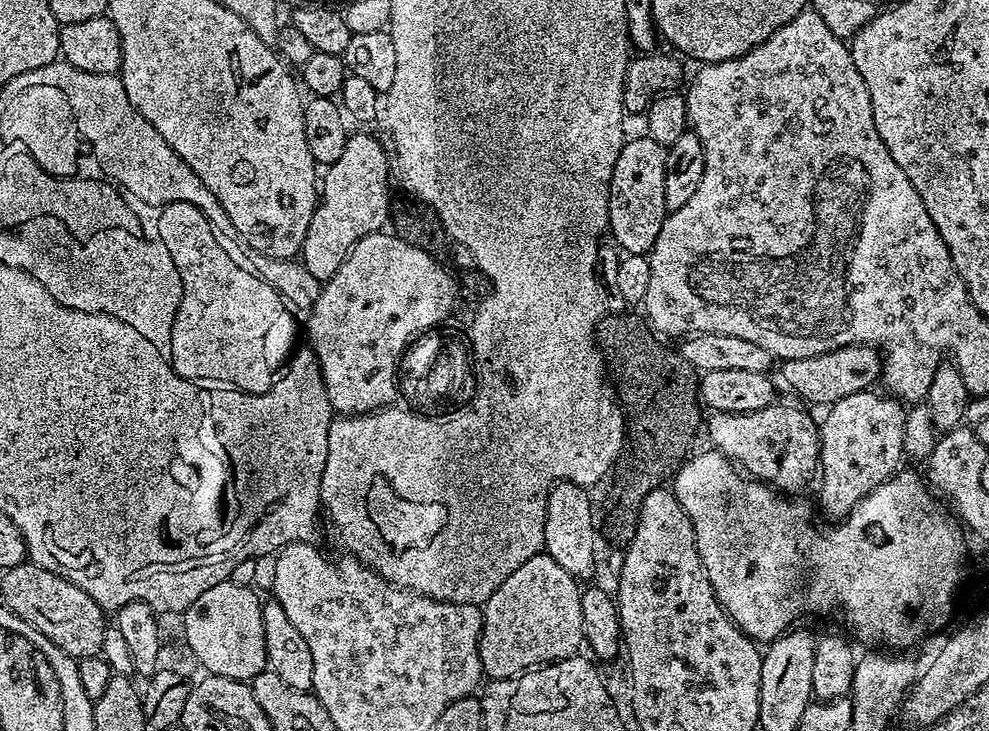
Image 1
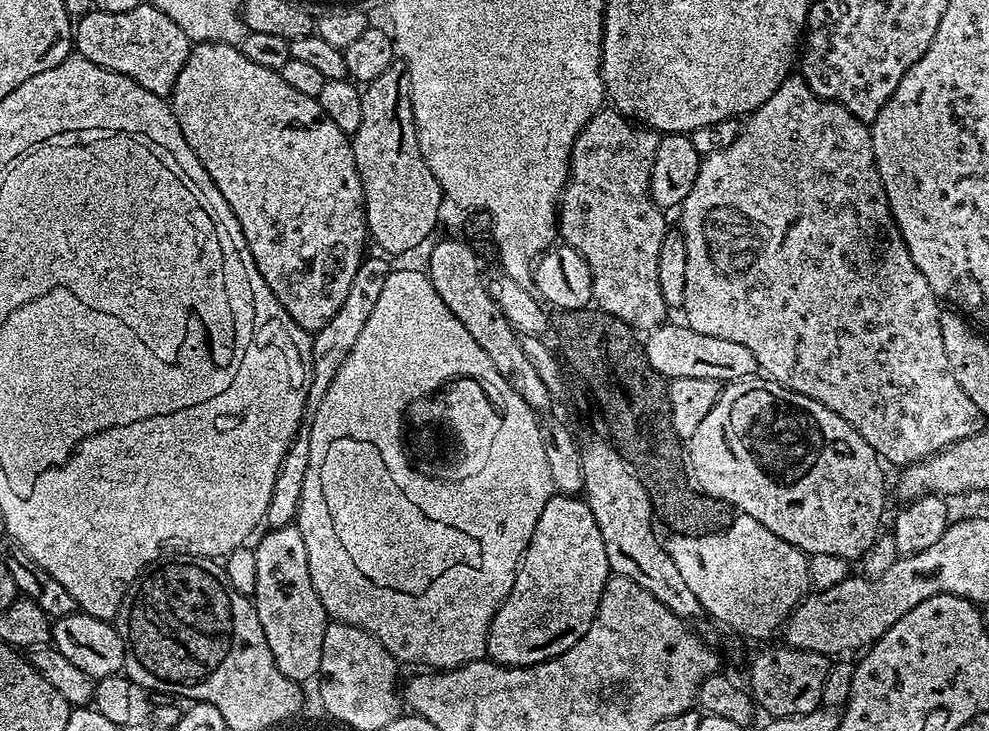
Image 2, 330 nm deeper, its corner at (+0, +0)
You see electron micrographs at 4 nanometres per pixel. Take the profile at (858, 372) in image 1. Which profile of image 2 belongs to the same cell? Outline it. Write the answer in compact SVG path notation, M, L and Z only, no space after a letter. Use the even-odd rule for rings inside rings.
M665 322L647 333L642 347L644 357L669 381L678 378L714 378L721 382L746 380L758 372L754 354L742 346L742 342L730 342L730 338L714 338L710 334L698 334L698 330L683 323Z

